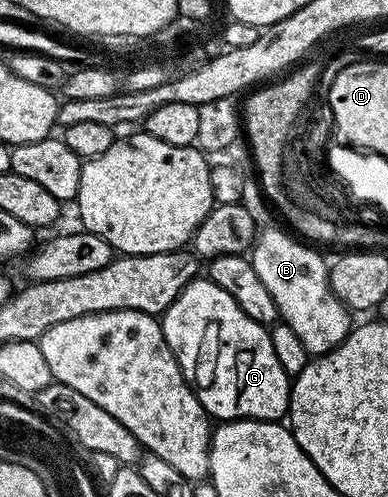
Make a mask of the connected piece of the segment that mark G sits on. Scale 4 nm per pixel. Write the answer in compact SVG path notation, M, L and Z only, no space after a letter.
M206 277L193 280L180 293L177 301L169 305L169 309L161 316L165 341L179 362L183 376L187 378L195 390L197 401L206 409L208 416L215 421L230 421L232 419L266 419L279 421L288 414L291 406L292 380L281 369L281 361L277 361L277 353L273 353L271 332L266 326L253 321L221 289Z

